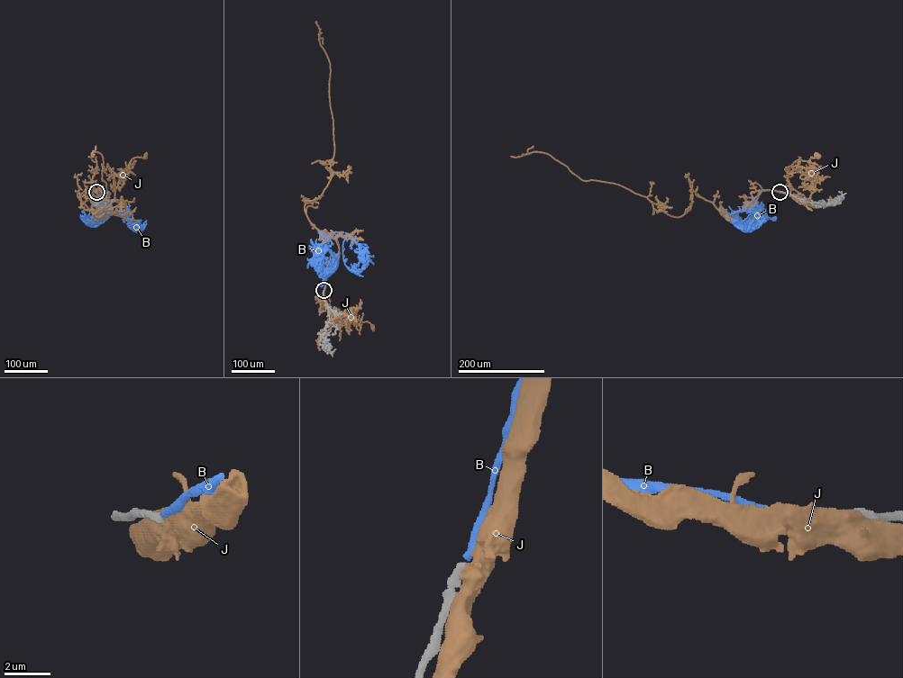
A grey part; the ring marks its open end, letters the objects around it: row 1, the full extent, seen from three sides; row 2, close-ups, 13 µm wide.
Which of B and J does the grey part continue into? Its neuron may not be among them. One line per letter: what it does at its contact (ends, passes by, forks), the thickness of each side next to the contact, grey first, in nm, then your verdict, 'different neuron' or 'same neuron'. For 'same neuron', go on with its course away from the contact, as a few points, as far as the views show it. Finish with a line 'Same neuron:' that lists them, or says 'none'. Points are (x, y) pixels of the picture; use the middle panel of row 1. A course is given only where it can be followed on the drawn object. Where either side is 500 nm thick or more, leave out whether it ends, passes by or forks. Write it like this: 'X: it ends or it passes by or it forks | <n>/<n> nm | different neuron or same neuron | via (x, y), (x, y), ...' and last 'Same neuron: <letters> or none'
B: it ends | 400/320 nm | same neuron | via (323, 290), (329, 269), (336, 267), (321, 284)
J: 480/750 nm | different neuron
Same neuron: B

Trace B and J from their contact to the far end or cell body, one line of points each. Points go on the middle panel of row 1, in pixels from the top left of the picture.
B: (323, 290), (329, 269), (336, 267), (321, 284)
J: (323, 291), (329, 308), (342, 319), (338, 327), (336, 322), (358, 320), (372, 328)

